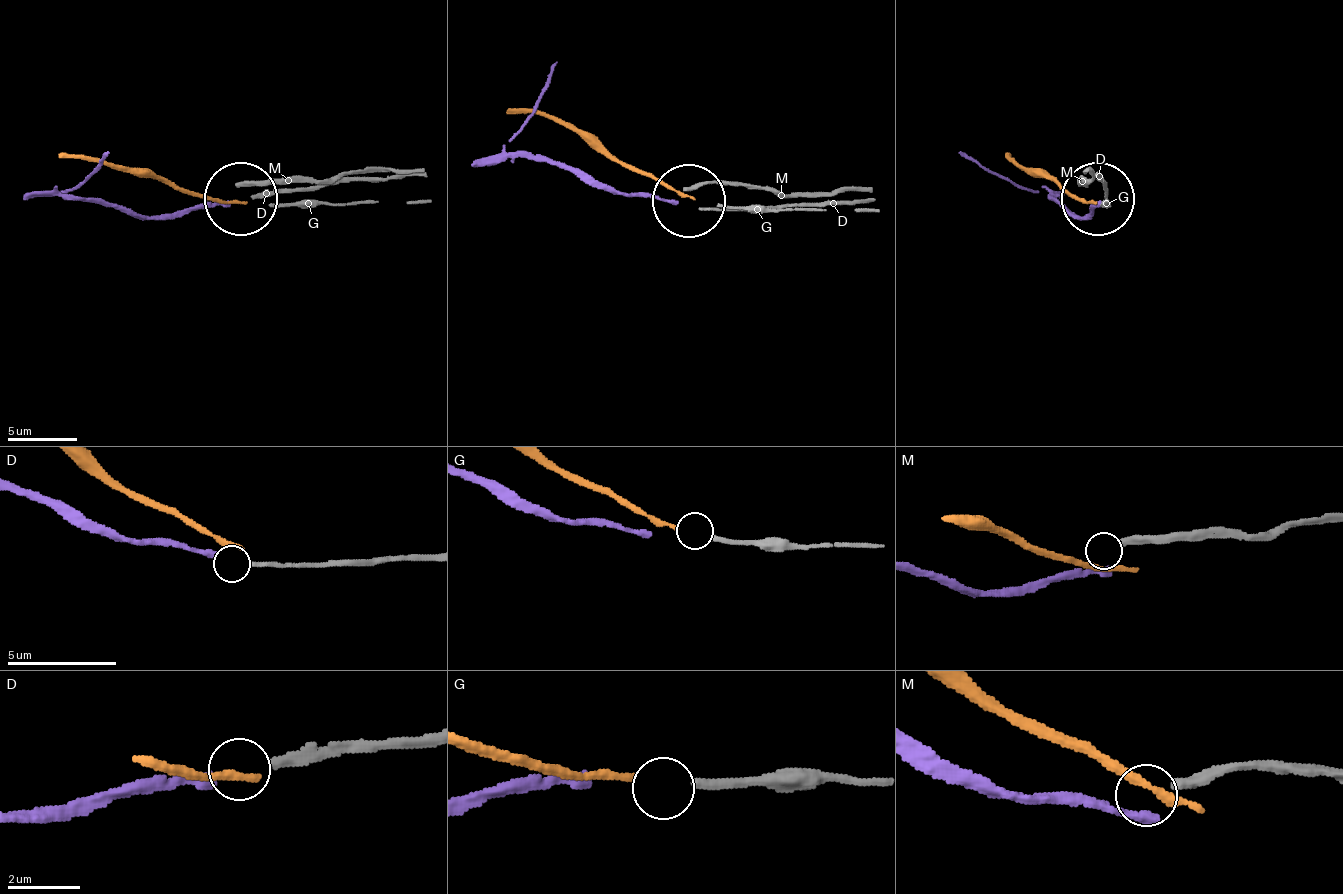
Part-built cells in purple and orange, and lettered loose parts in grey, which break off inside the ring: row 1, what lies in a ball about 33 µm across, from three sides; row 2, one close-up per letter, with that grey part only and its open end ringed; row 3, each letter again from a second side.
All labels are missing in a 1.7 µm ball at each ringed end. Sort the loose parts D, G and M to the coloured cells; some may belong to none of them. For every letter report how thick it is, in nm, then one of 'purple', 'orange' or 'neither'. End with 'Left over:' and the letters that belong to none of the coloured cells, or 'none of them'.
D: 220 nm thick; purple
G: 240 nm thick; orange
M: 320 nm thick; neither
Left over: M

